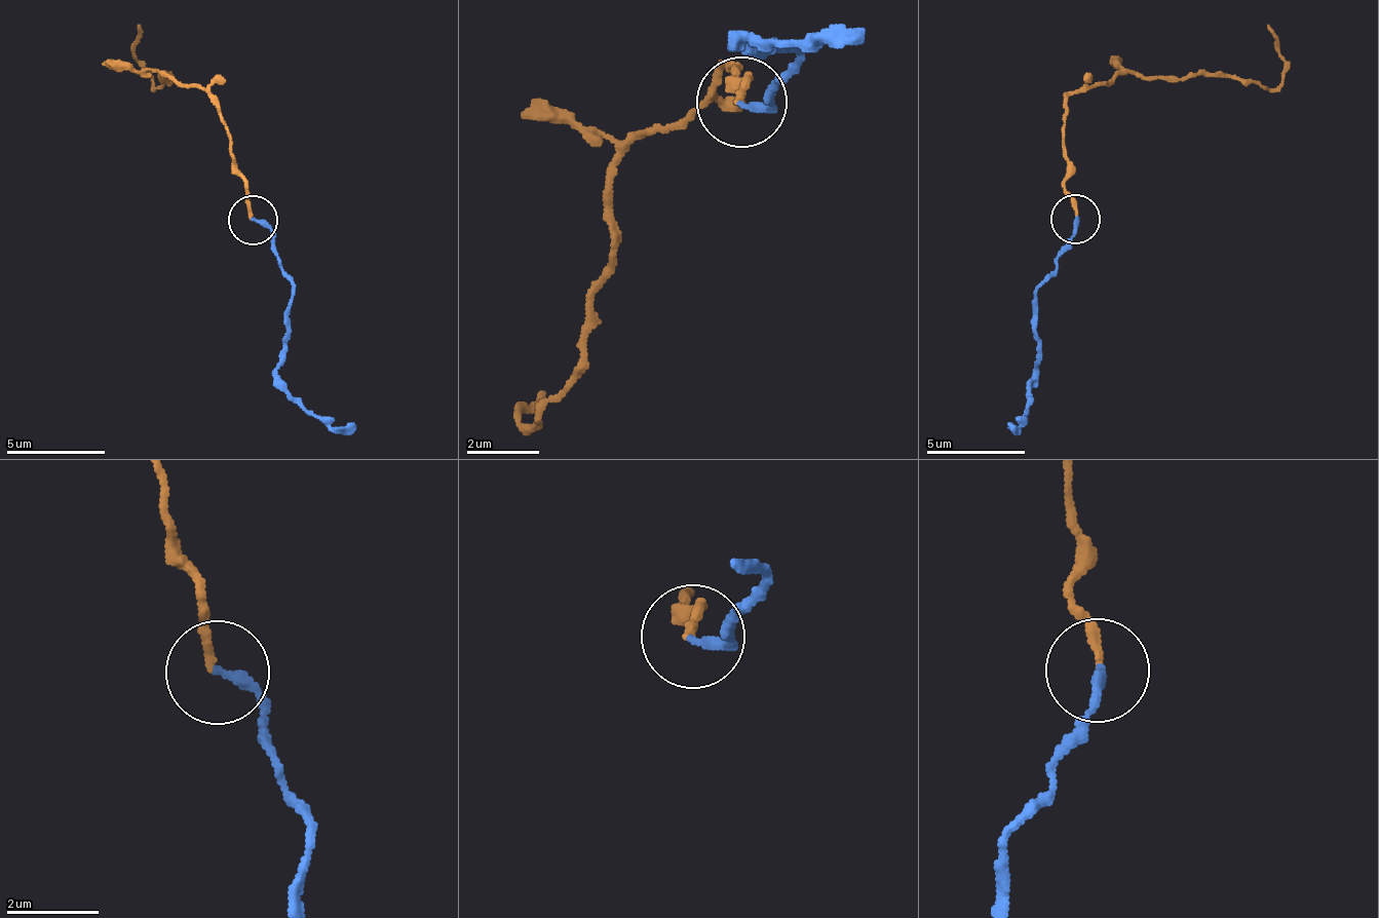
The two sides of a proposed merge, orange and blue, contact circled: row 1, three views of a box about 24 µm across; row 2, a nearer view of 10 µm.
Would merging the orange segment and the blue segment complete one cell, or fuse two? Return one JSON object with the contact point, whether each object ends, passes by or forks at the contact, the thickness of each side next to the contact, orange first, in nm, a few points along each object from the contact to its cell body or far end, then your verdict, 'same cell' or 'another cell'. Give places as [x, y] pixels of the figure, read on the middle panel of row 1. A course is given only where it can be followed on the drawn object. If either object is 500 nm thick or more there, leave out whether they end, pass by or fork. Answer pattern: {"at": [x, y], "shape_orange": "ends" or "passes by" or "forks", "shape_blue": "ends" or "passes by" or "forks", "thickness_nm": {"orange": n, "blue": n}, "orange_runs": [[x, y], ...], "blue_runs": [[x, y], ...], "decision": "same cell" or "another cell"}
{"at": [741, 102], "shape_orange": "ends", "shape_blue": "ends", "thickness_nm": {"orange": 180, "blue": 200}, "orange_runs": [[745, 100], [729, 68], [615, 157], [588, 356], [534, 428], [516, 419], [546, 390]], "blue_runs": [[743, 100], [766, 109], [795, 48], [740, 42], [829, 36], [866, 27]], "decision": "same cell"}

